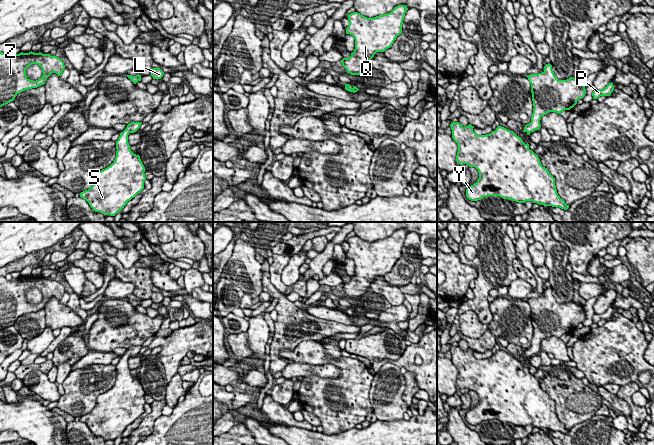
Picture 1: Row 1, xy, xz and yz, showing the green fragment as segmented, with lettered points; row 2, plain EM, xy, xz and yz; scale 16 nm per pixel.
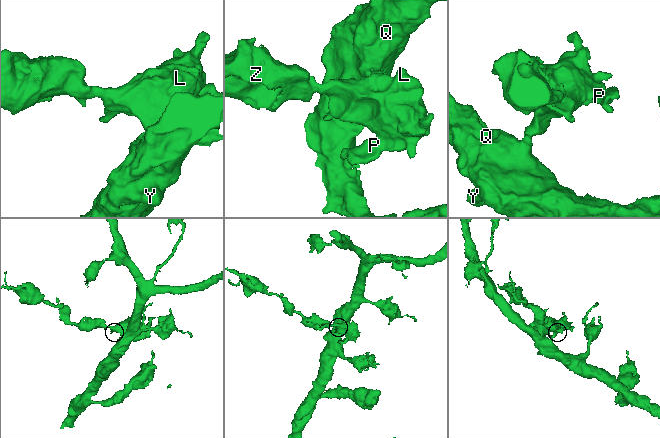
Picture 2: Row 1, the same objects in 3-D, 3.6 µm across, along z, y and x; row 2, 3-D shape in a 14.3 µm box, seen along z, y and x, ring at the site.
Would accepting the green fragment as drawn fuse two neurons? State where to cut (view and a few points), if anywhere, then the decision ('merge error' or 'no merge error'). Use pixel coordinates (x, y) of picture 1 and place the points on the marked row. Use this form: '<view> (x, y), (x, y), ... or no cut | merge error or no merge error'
no cut | no merge error

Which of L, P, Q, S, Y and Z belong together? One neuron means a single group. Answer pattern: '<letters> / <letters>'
L P Q S Y Z

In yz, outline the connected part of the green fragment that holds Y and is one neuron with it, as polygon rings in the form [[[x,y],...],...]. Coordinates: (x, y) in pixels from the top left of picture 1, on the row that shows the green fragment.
[[[459,122],[450,124],[452,138],[458,145],[456,161],[475,167],[479,173],[476,183],[466,189],[466,197],[471,201],[483,197],[499,196],[518,203],[532,201],[539,205],[559,207],[567,210],[569,205],[557,193],[555,178],[543,167],[538,155],[529,149],[521,137],[502,126],[486,135],[477,135],[471,124],[463,127]]]

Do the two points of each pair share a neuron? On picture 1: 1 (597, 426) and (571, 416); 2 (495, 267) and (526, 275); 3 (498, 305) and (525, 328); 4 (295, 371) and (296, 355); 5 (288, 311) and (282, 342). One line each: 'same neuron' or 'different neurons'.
1: different neurons
2: different neurons
3: same neuron
4: different neurons
5: same neuron

